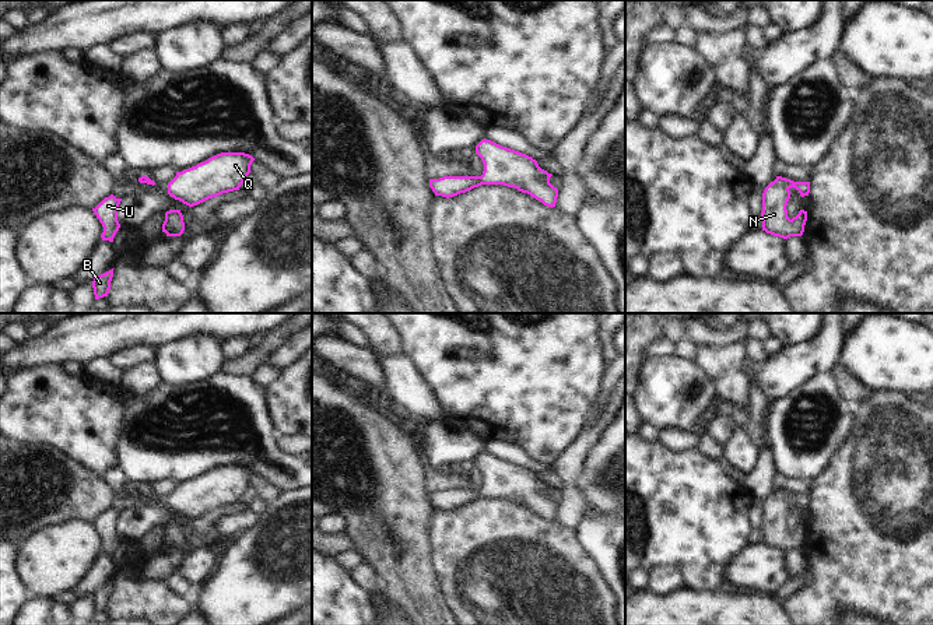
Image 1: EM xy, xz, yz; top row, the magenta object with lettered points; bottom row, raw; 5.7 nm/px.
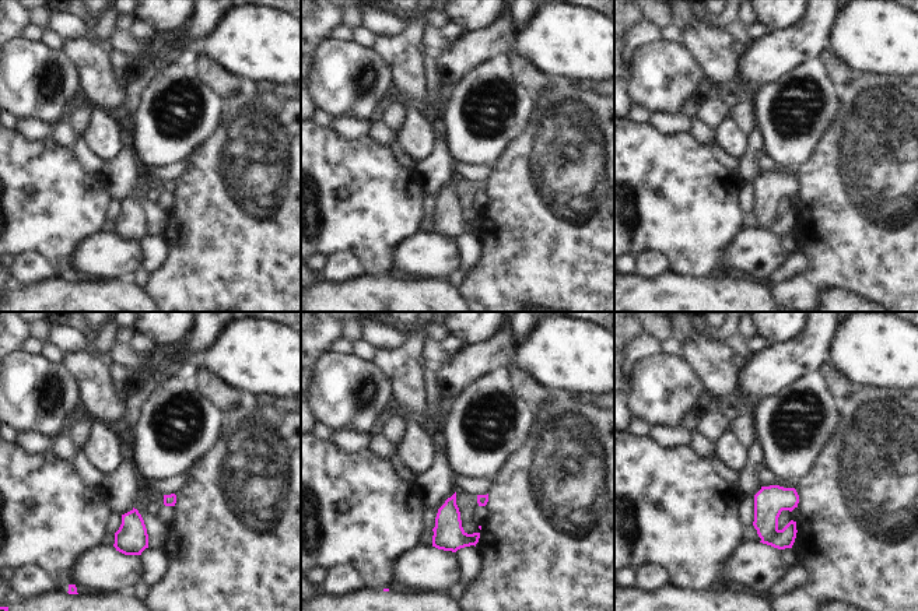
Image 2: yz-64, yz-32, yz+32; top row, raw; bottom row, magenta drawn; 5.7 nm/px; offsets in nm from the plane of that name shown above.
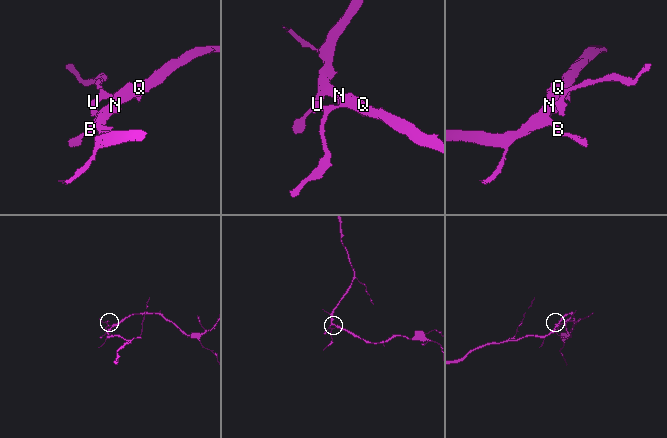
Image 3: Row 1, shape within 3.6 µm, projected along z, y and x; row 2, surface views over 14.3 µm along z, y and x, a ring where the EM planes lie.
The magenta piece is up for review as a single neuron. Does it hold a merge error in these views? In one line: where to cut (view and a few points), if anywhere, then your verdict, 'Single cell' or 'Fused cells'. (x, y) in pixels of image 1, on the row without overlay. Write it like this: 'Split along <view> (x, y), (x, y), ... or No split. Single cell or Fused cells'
No split. Single cell

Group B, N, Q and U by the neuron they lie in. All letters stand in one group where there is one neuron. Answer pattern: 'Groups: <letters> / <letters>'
Groups: B N Q U

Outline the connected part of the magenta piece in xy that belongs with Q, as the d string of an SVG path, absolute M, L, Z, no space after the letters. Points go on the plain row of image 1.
M221 466L182 485L168 496L168 508L193 520L222 506L239 503L255 471L245 466Z

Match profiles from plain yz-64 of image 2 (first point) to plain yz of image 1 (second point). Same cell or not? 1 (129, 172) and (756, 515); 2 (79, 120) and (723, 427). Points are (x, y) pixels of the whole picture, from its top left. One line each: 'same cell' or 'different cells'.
1: different cells
2: same cell

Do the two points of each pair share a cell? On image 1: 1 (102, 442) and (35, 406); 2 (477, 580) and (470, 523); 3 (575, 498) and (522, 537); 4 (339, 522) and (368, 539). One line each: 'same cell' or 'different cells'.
1: same cell
2: same cell
3: different cells
4: different cells

